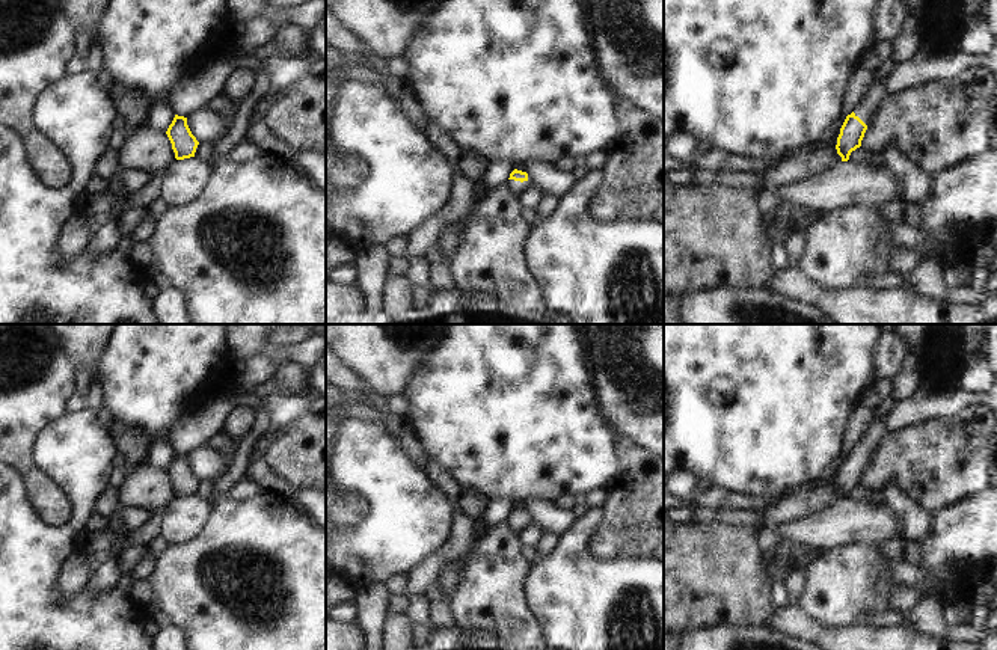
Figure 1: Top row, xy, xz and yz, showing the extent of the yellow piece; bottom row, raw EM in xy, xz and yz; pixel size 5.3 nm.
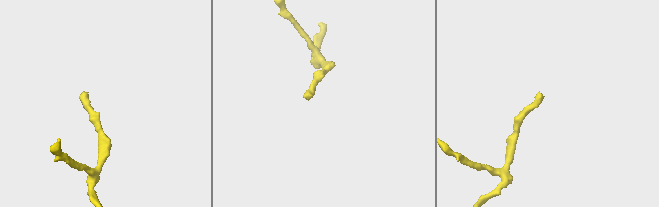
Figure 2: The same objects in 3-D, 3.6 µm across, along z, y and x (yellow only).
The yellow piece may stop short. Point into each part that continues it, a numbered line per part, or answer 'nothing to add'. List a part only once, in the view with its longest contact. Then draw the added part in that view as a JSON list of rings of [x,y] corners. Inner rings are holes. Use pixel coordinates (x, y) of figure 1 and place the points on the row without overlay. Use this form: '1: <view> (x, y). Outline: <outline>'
nothing to add.

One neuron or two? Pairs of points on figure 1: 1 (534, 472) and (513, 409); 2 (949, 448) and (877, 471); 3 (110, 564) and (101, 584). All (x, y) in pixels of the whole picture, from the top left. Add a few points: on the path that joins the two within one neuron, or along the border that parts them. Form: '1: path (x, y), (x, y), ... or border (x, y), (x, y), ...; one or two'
1: path (534, 457), (534, 433), (525, 424); one
2: path (931, 457), (895, 457); one
3: path (109, 569), (103, 579); one

